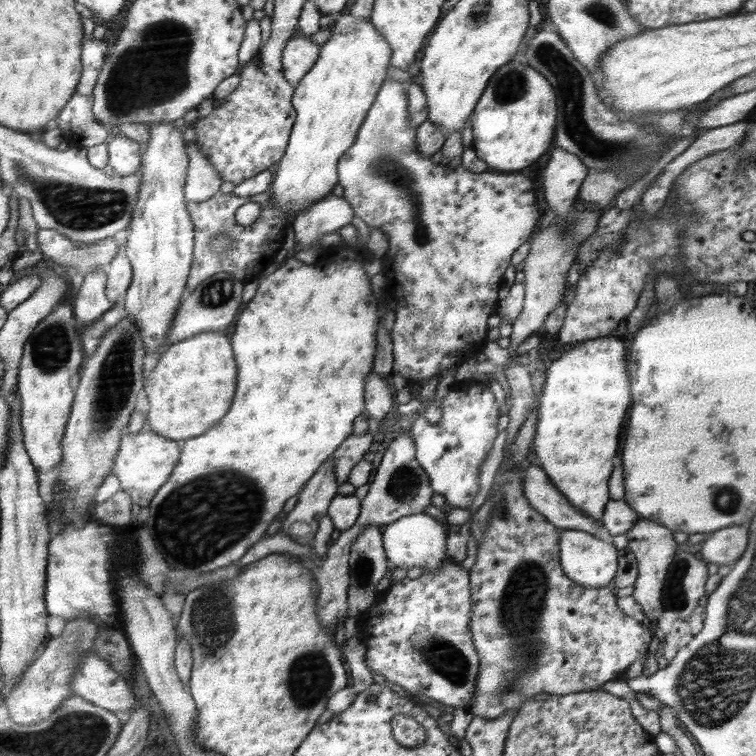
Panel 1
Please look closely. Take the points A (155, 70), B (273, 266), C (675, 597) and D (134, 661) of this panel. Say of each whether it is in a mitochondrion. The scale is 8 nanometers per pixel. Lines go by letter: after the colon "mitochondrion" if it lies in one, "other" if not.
A: mitochondrion
B: other
C: mitochondrion
D: other

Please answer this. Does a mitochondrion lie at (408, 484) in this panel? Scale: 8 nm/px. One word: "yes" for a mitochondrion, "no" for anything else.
yes

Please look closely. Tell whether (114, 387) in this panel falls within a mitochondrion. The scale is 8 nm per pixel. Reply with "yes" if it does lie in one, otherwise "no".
yes

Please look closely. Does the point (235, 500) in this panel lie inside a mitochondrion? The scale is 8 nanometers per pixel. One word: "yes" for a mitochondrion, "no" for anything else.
yes

